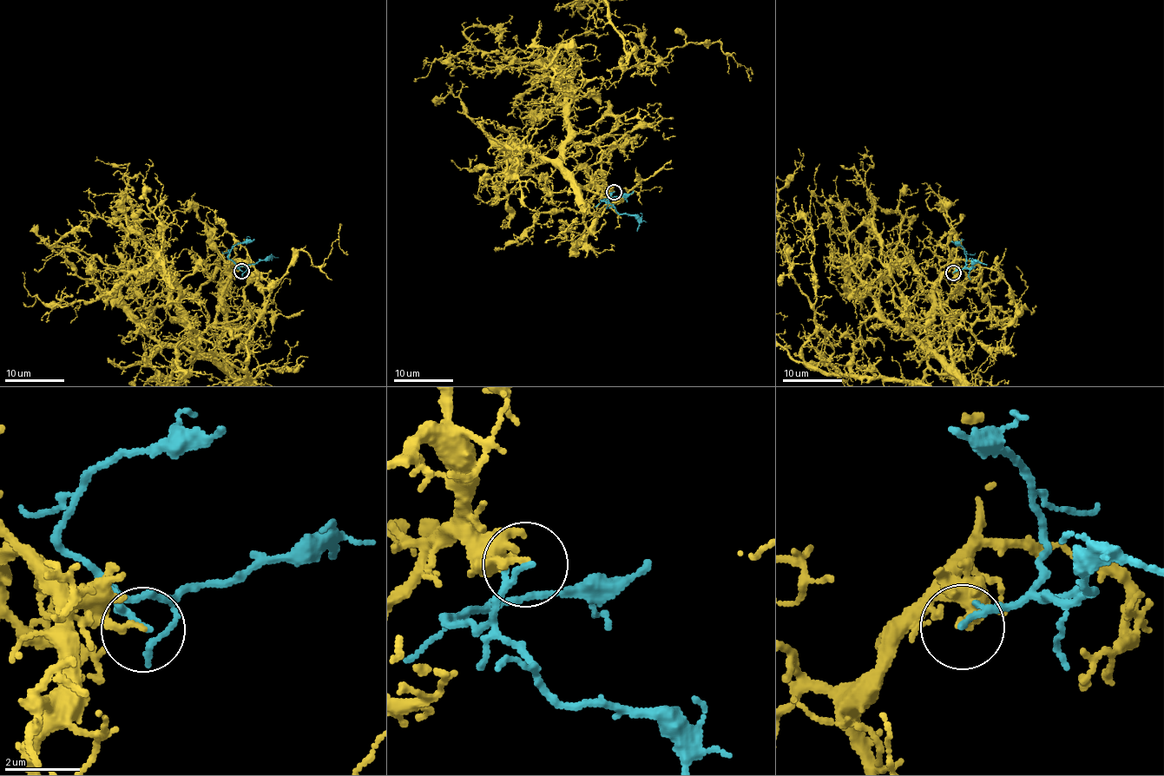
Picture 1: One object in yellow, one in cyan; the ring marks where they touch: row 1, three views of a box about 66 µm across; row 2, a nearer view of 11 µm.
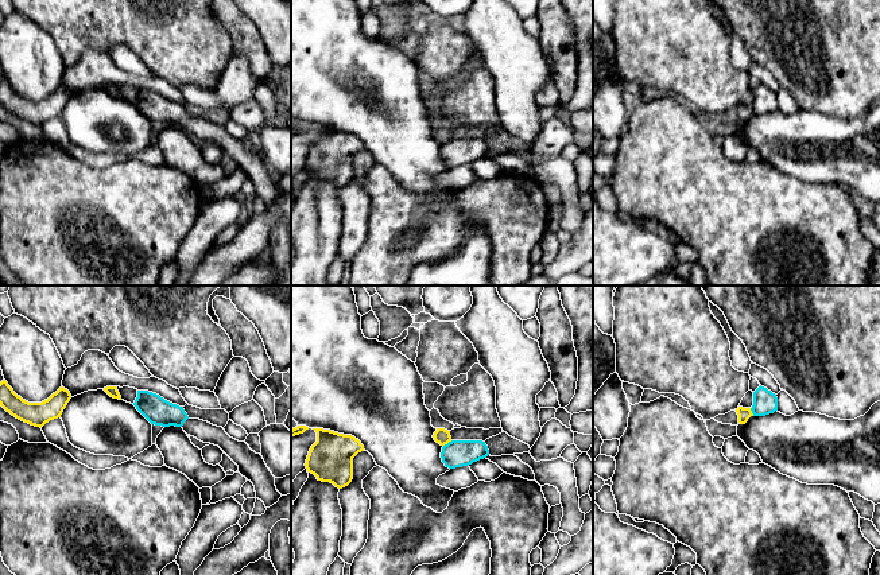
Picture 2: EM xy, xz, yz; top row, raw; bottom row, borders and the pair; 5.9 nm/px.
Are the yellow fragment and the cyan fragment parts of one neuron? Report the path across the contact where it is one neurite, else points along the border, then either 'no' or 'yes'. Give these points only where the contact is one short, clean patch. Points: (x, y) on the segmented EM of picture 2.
border along xz (452, 441), (444, 446); no

